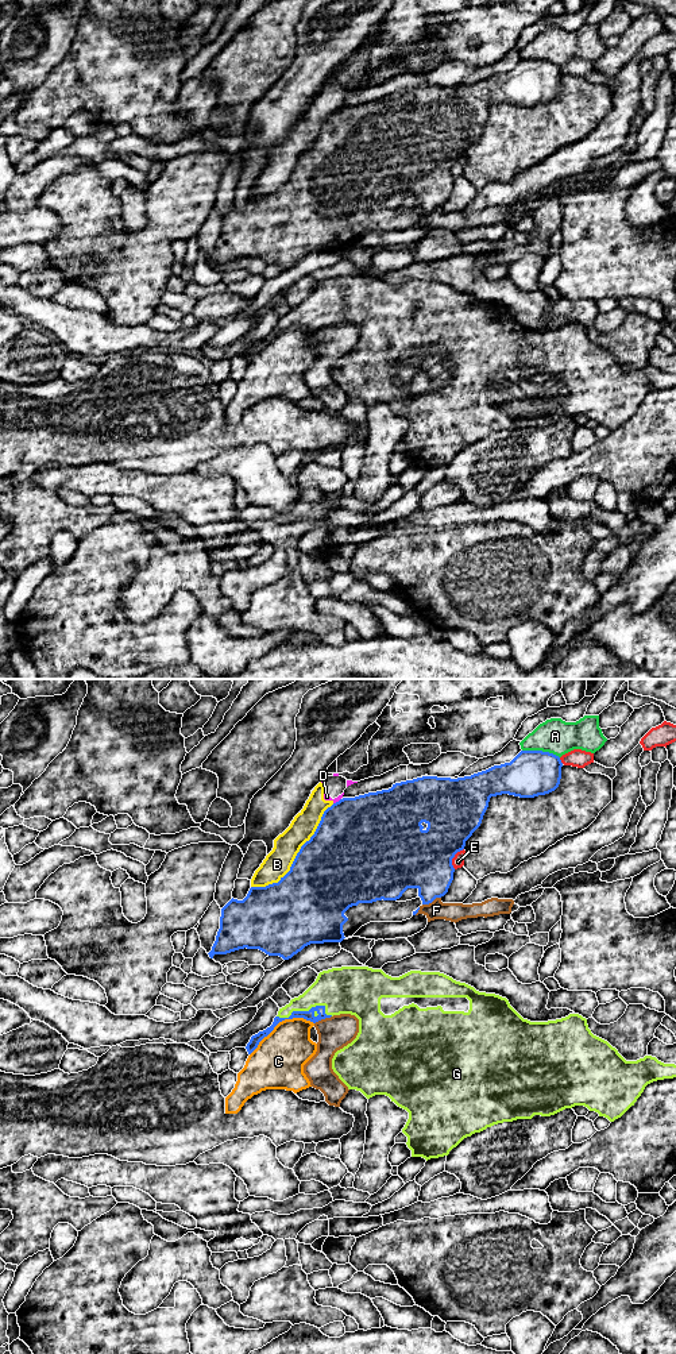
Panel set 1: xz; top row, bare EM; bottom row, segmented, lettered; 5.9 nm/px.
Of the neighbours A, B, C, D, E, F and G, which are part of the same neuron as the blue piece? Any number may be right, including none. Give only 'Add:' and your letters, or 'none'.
Add: G

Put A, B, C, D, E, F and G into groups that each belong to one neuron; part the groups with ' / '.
A / B D / C / E / F / G

